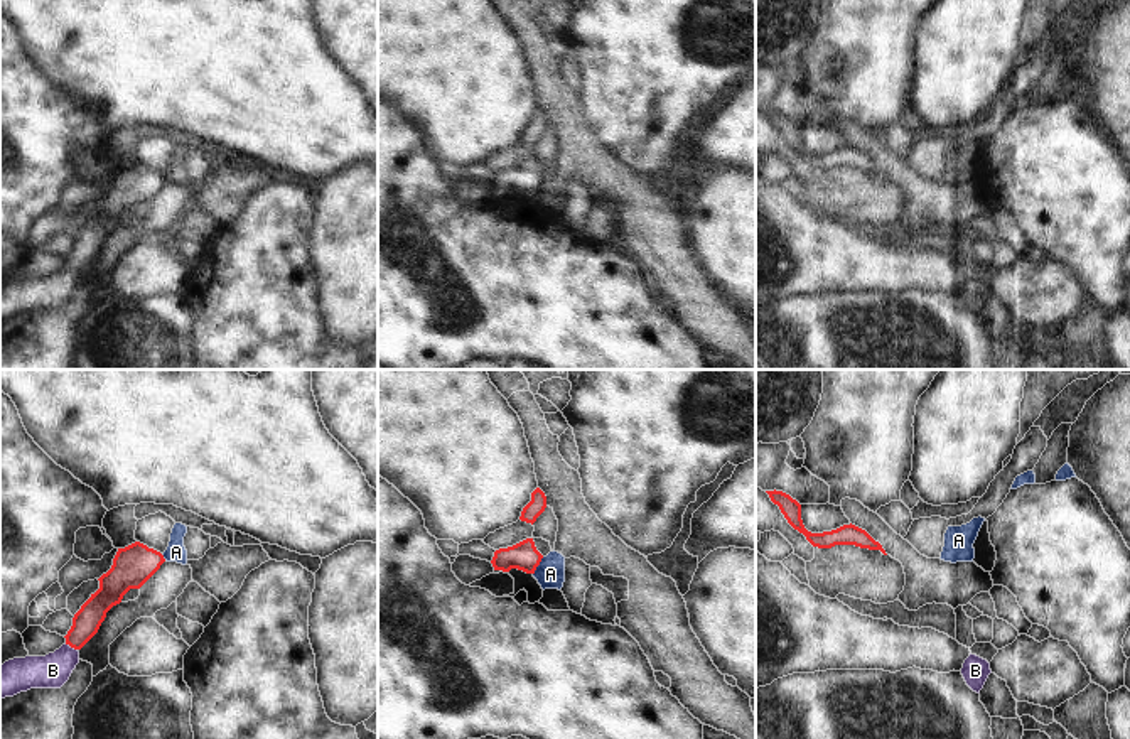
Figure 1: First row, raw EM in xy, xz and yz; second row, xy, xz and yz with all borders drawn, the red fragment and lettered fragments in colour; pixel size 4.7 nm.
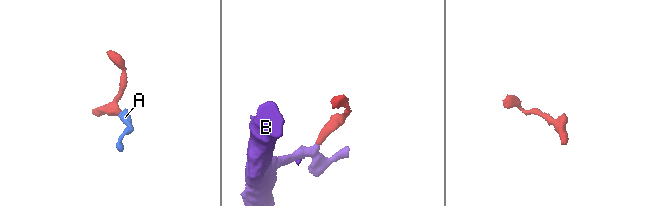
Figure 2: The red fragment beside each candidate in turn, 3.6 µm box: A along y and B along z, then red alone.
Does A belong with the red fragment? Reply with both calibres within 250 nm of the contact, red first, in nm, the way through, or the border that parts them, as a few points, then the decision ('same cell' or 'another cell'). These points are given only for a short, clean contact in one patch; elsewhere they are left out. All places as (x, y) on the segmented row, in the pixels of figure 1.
calibres 140 and 140 nm; border xz (543, 557), (533, 574); another cell

